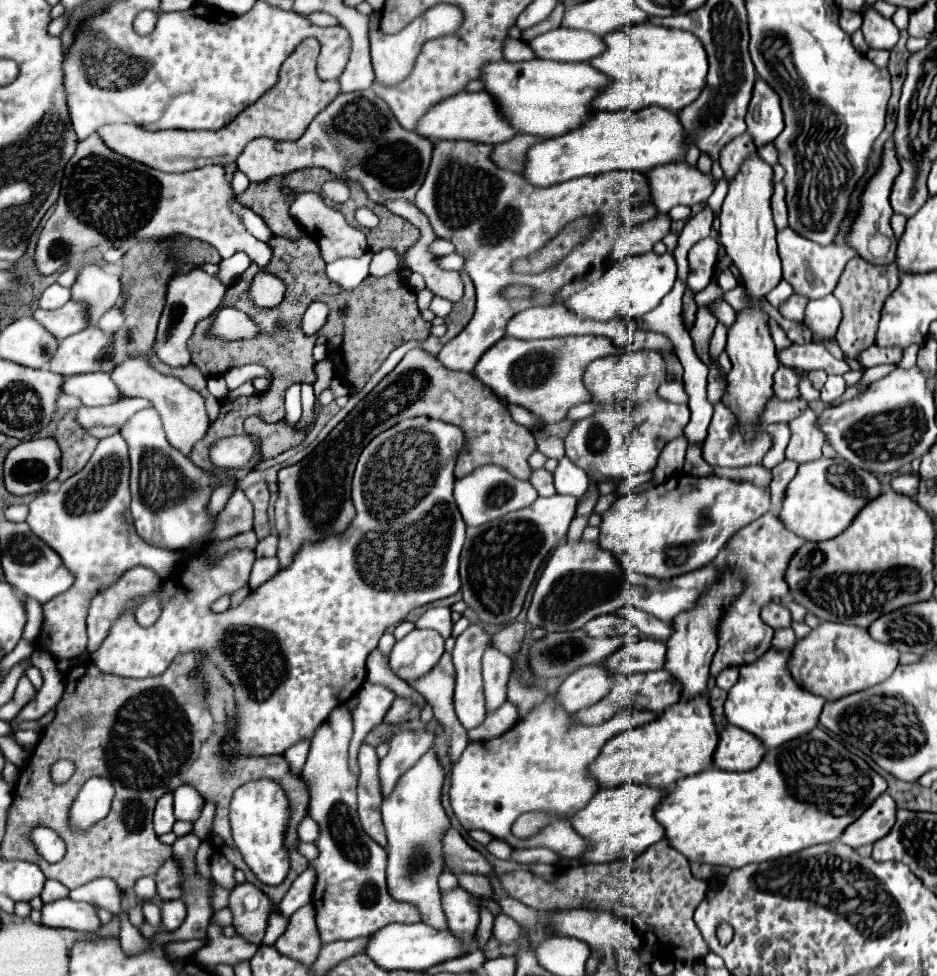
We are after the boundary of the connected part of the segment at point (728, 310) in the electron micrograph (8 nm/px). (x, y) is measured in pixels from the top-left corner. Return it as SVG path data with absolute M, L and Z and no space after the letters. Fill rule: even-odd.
M721 300L721 302L717 302L717 304L707 304L707 306L709 306L709 310L713 312L713 316L719 318L719 322L723 322L725 326L731 326L731 324L733 324L735 314L733 314L733 308L731 308L725 300Z

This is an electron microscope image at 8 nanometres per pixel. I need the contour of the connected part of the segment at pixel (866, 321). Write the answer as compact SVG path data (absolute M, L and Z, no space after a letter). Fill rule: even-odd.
M853 258L847 262L843 276L839 278L839 284L835 286L835 292L833 292L833 296L841 302L841 308L843 308L843 320L839 324L837 342L847 358L855 358L861 350L869 348L875 342L881 308L887 296L897 286L899 286L899 270L895 262L887 266L873 266L873 264L867 264L863 258Z

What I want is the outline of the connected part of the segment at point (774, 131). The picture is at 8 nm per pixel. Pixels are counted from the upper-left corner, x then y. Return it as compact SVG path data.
M761 78L755 82L745 122L747 122L747 132L751 132L751 138L757 148L773 142L783 130L783 112L779 96Z

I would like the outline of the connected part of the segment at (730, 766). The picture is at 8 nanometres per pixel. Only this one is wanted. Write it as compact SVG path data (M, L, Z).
M727 724L719 732L719 742L713 754L713 764L727 772L747 772L759 764L765 748L759 746L755 736Z

